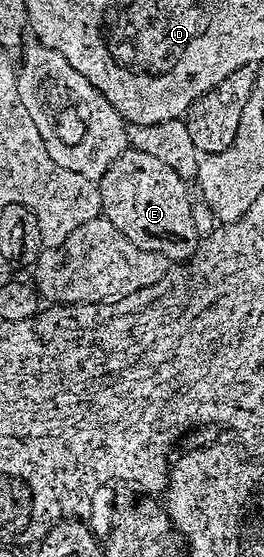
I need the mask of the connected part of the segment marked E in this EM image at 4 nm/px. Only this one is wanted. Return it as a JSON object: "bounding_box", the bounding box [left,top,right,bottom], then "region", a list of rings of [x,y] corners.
{"bounding_box":[97,149,201,265],"region":[[[134,149],[123,152],[97,181],[103,210],[101,215],[142,250],[159,253],[172,264],[182,265],[199,248],[201,234],[195,228],[188,184],[173,169]]]}

